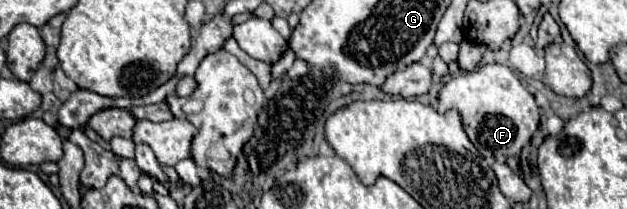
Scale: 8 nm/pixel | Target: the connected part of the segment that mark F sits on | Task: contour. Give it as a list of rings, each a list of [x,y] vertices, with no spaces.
[[[487,63],[471,73],[453,77],[443,85],[437,99],[439,111],[455,109],[461,113],[467,137],[485,159],[489,159],[489,155],[497,161],[517,157],[539,127],[539,107],[533,95],[521,85],[519,77],[509,67],[499,63]]]

